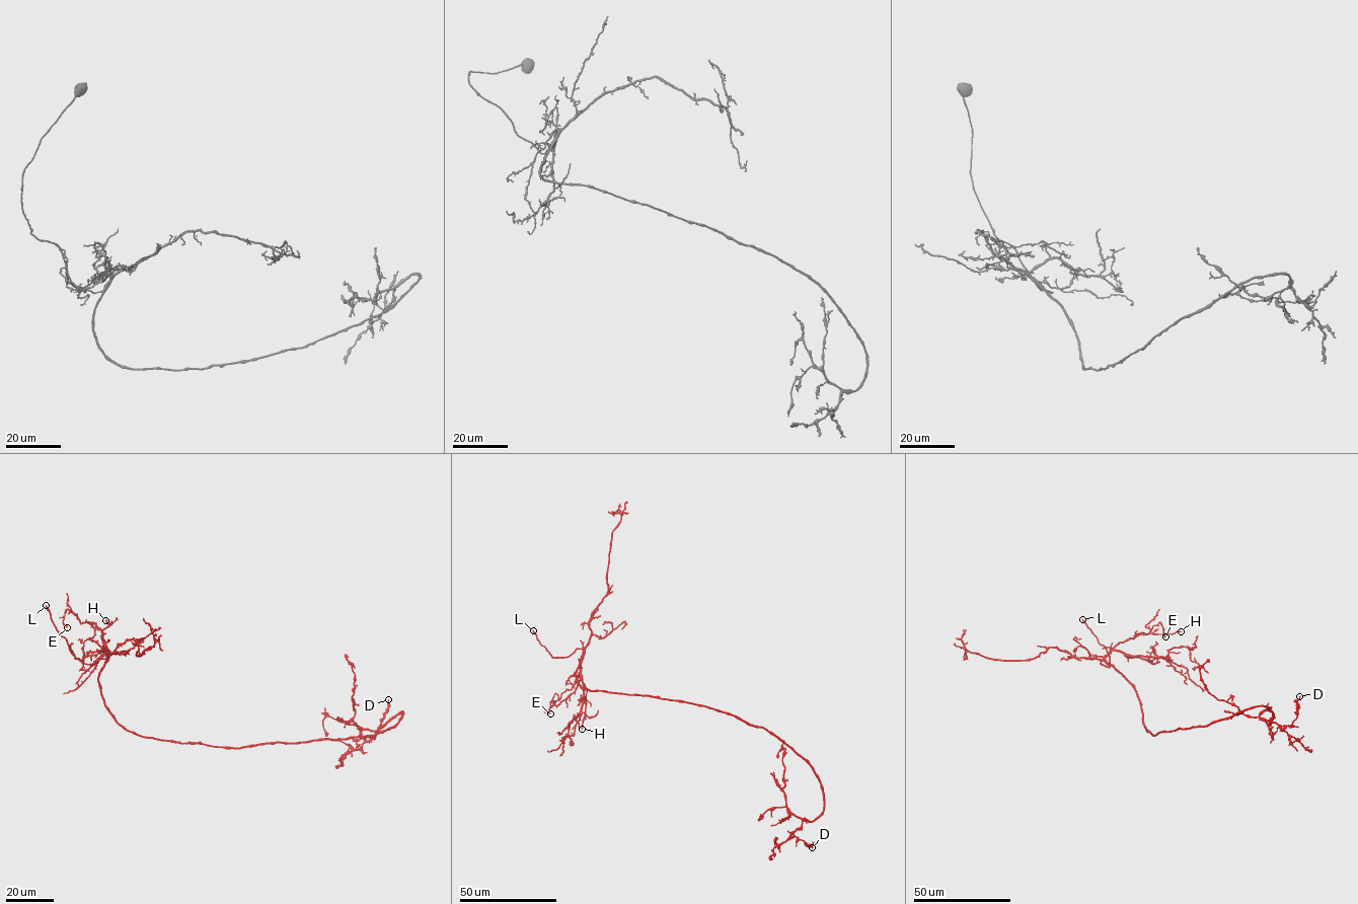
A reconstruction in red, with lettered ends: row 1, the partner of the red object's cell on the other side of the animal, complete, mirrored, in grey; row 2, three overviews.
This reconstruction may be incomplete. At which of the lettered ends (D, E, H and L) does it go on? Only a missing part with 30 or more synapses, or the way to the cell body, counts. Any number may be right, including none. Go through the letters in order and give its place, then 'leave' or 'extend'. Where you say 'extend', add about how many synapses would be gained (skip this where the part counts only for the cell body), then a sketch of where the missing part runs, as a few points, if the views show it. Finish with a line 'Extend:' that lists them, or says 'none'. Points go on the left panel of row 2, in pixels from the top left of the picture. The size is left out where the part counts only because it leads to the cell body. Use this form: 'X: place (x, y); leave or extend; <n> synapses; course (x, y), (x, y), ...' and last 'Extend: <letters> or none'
D: place (388, 699); leave
E: place (67, 627); leave
H: place (105, 620); leave
L: place (46, 605); extend
Extend: L

